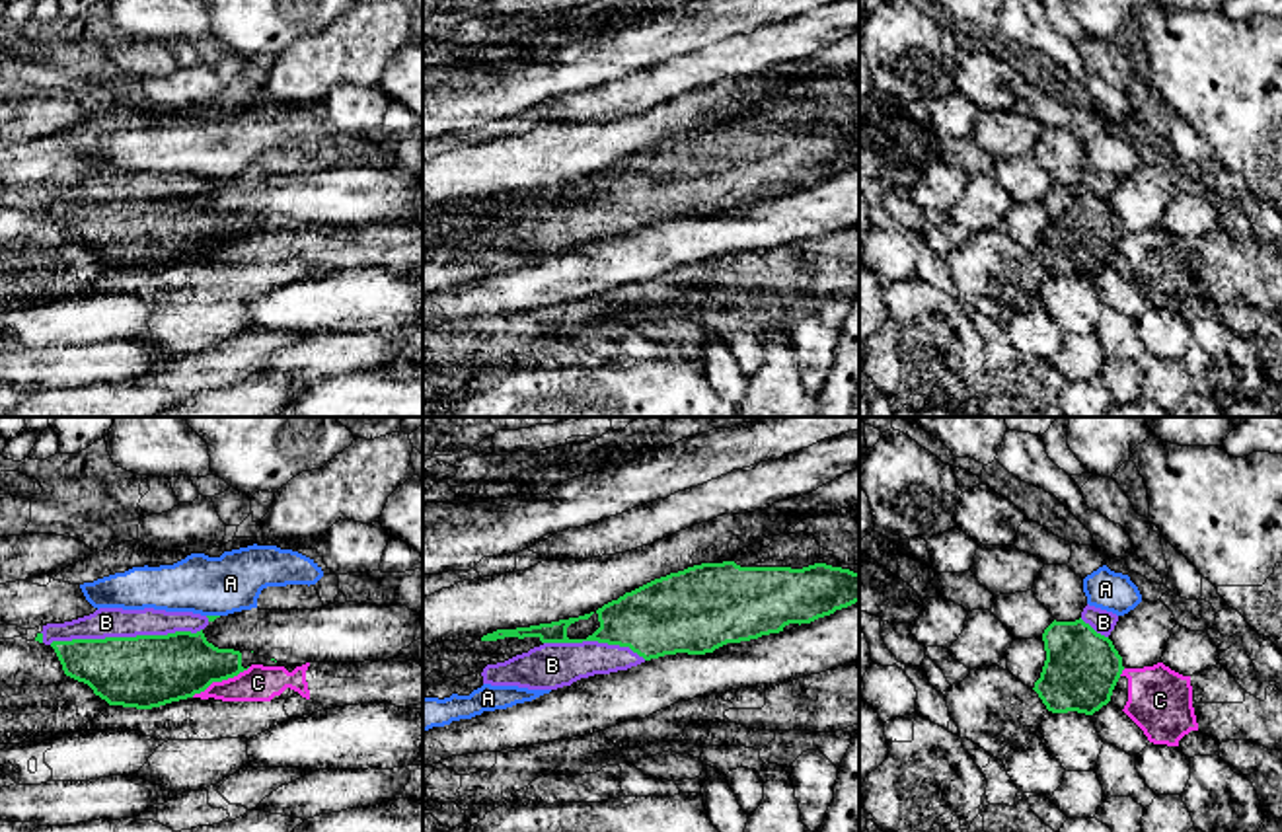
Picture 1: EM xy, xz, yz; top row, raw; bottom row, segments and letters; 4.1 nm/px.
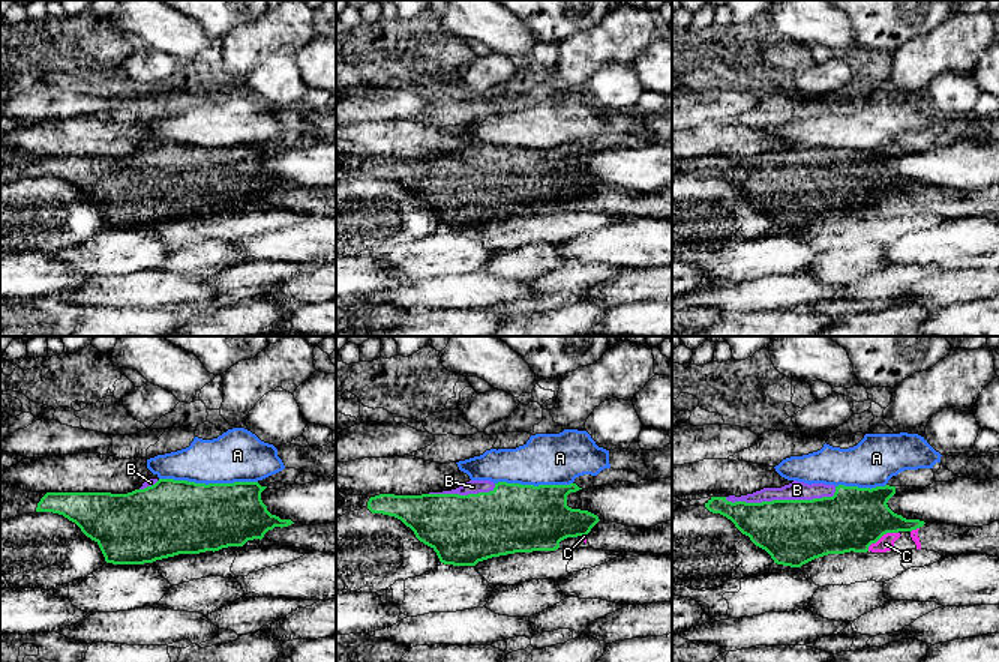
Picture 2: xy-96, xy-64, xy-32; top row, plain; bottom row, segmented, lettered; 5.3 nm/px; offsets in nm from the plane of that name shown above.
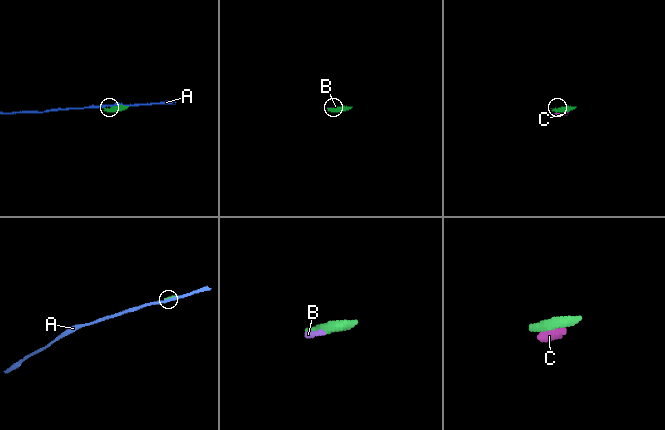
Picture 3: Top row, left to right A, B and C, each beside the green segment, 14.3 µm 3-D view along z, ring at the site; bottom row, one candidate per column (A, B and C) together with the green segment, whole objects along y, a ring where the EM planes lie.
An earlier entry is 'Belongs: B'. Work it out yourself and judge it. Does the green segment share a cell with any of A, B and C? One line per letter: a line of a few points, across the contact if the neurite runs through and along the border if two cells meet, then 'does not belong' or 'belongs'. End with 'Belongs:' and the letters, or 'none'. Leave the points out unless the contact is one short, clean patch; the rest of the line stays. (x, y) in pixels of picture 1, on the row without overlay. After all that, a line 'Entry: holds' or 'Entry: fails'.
A: does not belong
B: belongs
C: does not belong
Belongs: B
Entry: holds

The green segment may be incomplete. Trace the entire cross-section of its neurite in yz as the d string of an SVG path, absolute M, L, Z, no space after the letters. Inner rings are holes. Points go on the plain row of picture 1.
M1085 170L1075 185L1052 185L1044 197L1046 224L1035 255L1048 275L1093 279L1111 265L1124 234L1109 203L1118 179Z

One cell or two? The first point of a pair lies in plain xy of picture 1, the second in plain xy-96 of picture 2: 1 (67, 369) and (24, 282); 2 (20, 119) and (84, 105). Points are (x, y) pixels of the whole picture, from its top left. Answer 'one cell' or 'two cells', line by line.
1: two cells
2: one cell

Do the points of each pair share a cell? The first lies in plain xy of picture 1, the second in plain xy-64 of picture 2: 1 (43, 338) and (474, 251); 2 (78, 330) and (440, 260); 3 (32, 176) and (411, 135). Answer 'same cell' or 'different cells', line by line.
1: same cell
2: same cell
3: same cell

